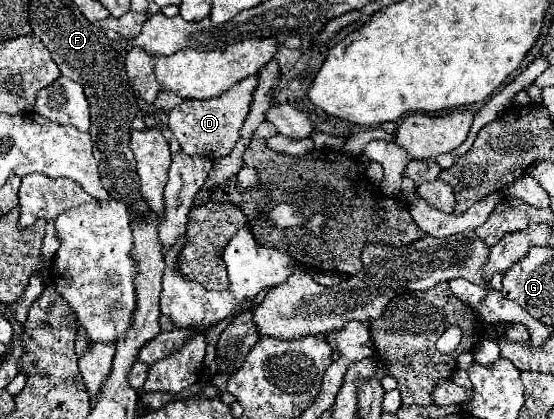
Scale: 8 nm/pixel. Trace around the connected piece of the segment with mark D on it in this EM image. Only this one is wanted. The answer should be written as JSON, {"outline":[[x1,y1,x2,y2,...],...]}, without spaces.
{"outline":[[249,76,241,80,237,86,231,86,221,98,211,100,187,100,181,106,175,106,169,112,169,128,175,134,181,150,189,156,203,156,213,160,219,160,227,154,231,154,233,146,237,144,239,128,249,112,253,90,257,86,257,76]]}

